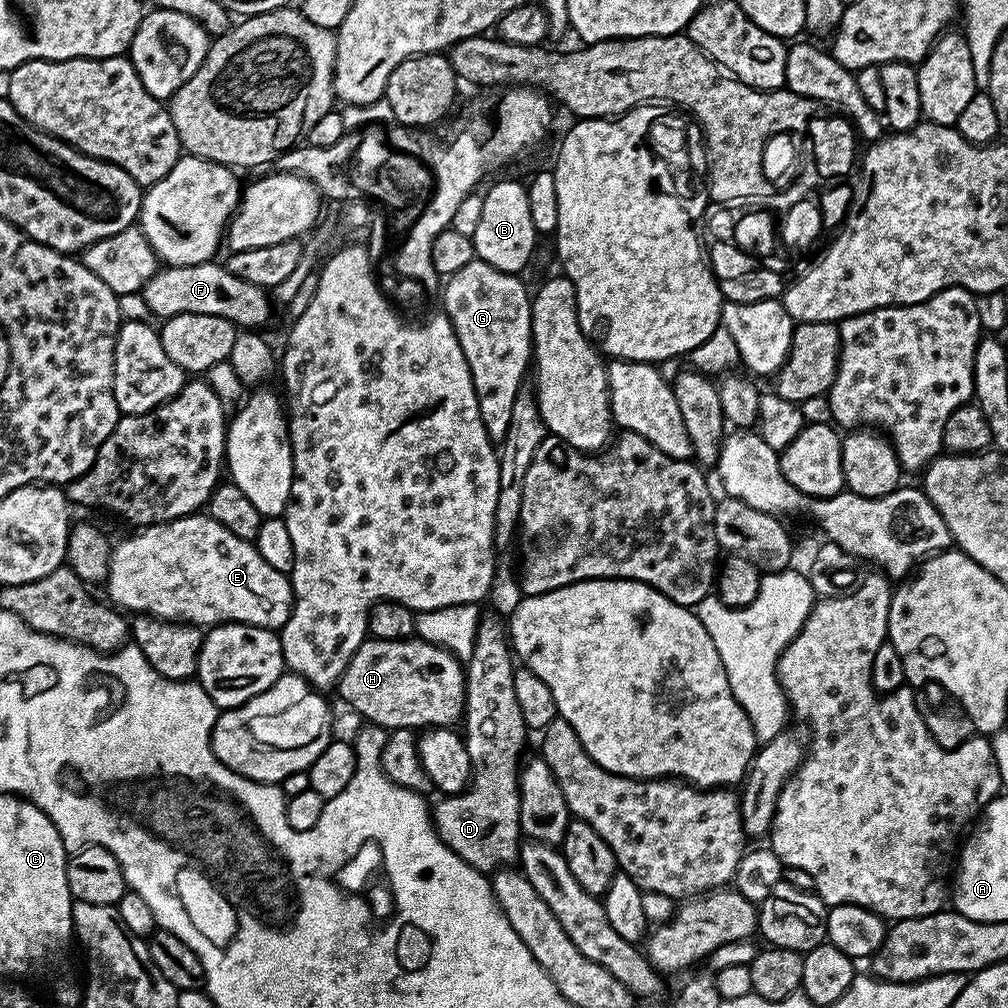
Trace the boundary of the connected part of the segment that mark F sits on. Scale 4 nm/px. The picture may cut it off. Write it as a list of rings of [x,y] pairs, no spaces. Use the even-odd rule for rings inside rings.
[[[223,263],[161,267],[142,289],[144,304],[159,318],[178,314],[214,314],[226,318],[240,330],[260,330],[268,320],[268,296],[261,285],[230,274]]]

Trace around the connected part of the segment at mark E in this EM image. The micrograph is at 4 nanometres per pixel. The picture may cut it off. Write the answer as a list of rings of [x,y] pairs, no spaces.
[[[193,514],[167,524],[147,525],[137,536],[117,543],[106,581],[107,599],[128,614],[156,616],[181,624],[215,626],[217,624],[249,624],[279,630],[292,613],[292,582],[285,573],[274,570],[257,550],[255,543],[243,541],[226,530],[208,514]]]

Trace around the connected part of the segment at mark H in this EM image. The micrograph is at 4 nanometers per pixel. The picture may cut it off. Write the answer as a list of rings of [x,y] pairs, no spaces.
[[[413,638],[410,640],[373,640],[365,639],[364,644],[350,658],[350,662],[346,666],[346,670],[340,675],[340,683],[338,685],[338,693],[357,712],[360,716],[365,716],[369,725],[385,730],[393,728],[415,728],[417,730],[427,730],[430,728],[446,728],[456,723],[463,717],[464,705],[466,703],[466,668],[463,663],[456,657],[453,652],[447,652],[445,648],[438,648],[434,644],[427,644],[426,641]]]

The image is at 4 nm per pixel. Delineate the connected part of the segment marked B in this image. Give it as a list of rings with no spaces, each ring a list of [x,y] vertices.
[[[500,180],[489,192],[485,191],[483,197],[482,218],[478,222],[478,230],[474,230],[472,235],[472,245],[476,247],[477,257],[503,272],[523,273],[538,239],[534,222],[530,222],[527,187],[516,180]]]

